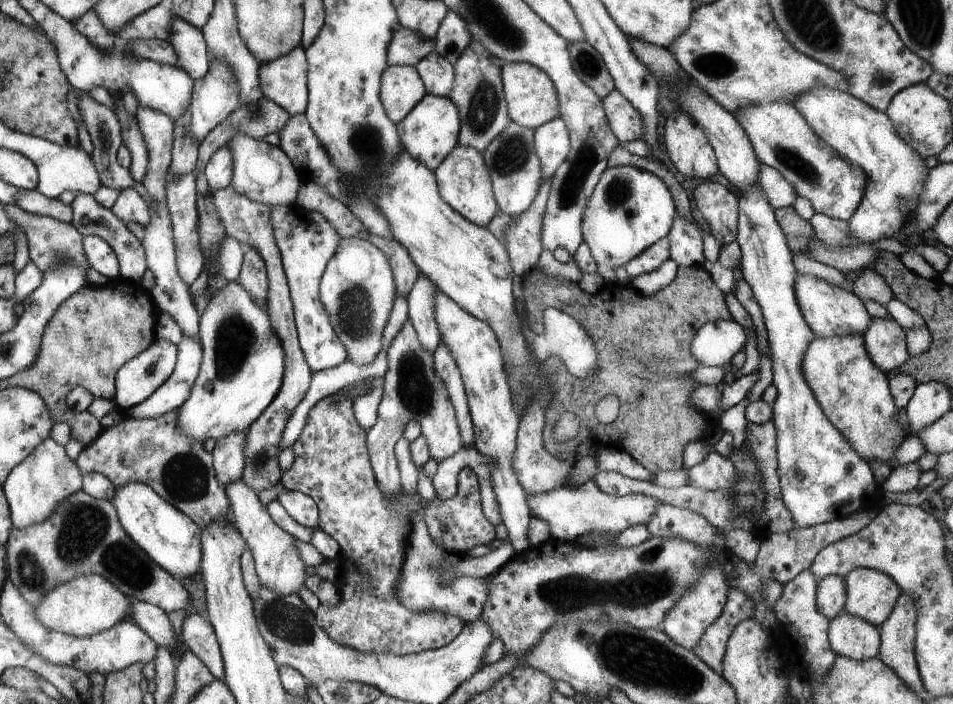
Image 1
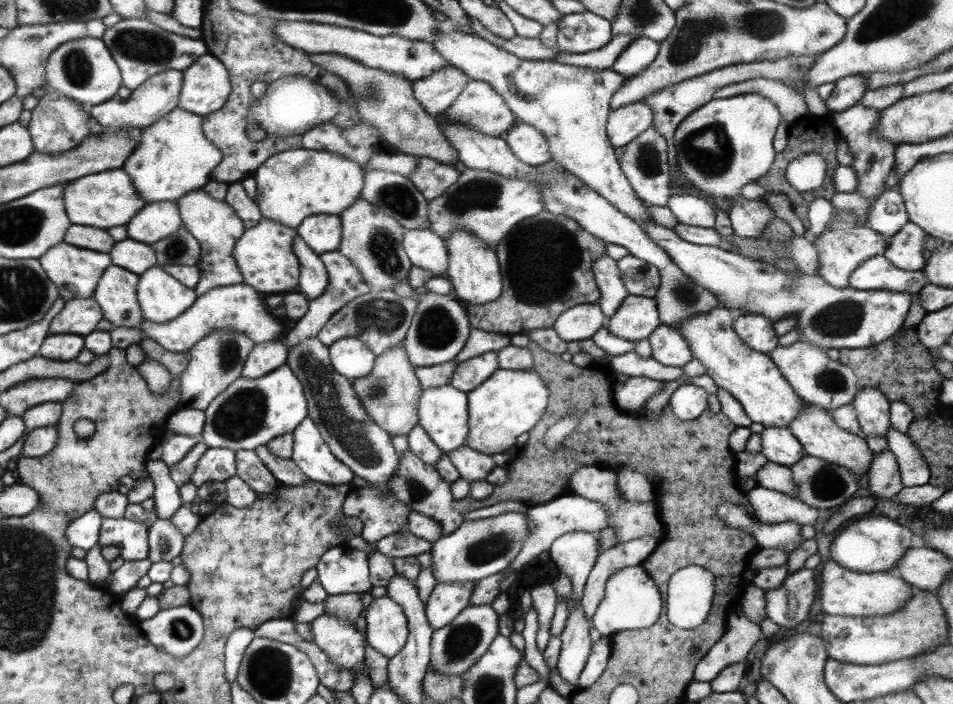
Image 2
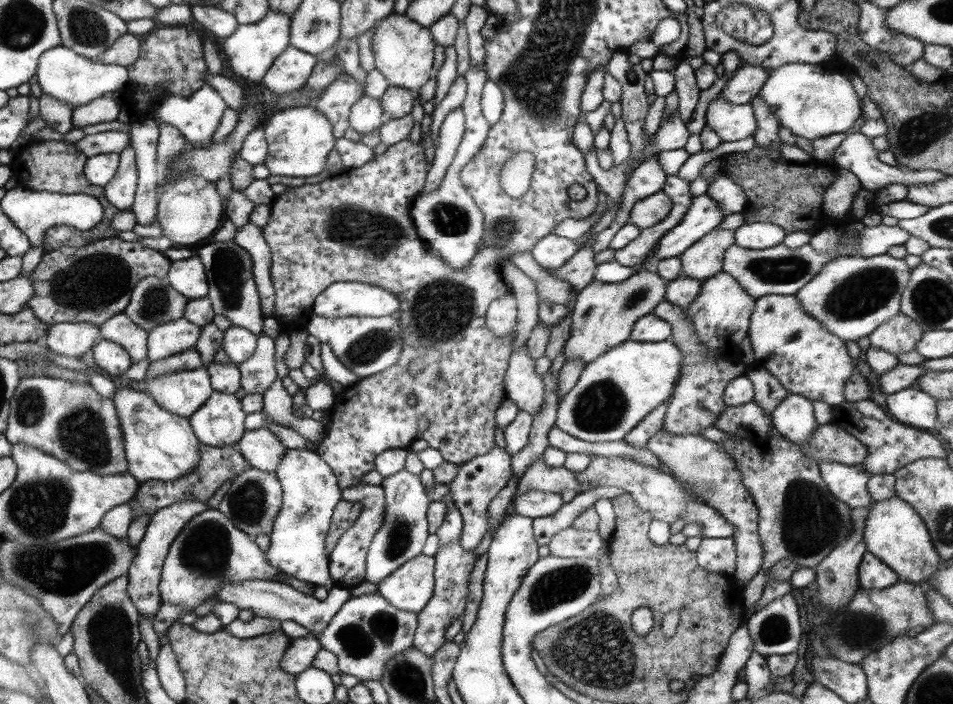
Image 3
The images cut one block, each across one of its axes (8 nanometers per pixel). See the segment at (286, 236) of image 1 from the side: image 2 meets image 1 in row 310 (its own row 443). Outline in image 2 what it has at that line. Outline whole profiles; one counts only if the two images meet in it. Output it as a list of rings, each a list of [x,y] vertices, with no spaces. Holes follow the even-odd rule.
[[[305,418],[297,430],[293,430],[293,458],[291,462],[309,482],[319,482],[327,486],[355,484],[355,476],[347,466],[343,466],[337,456],[331,454],[319,428],[313,420]]]

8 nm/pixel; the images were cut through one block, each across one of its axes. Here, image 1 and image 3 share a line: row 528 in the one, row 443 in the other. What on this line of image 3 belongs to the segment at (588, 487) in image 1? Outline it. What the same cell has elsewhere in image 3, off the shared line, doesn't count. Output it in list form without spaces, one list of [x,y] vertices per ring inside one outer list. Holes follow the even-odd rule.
[[[551,428],[549,430],[549,446],[551,448],[557,448],[565,454],[569,452],[591,452],[593,456],[605,456],[605,458],[625,458],[625,460],[633,460],[637,464],[643,464],[643,466],[651,466],[651,468],[657,468],[661,470],[663,474],[669,474],[661,468],[661,464],[657,462],[657,458],[653,456],[653,452],[649,452],[647,448],[633,448],[629,446],[625,440],[617,440],[617,442],[583,442],[579,438],[573,438],[569,434],[565,434],[563,430],[559,428]]]

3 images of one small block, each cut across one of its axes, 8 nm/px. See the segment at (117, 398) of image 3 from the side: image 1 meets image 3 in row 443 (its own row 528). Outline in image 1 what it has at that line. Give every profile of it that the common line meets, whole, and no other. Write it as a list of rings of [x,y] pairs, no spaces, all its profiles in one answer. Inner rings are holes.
[[[129,482],[113,490],[111,504],[117,508],[119,522],[123,524],[125,532],[133,538],[133,542],[137,542],[139,548],[145,550],[145,554],[151,556],[153,562],[161,564],[161,568],[167,570],[171,576],[185,578],[199,570],[203,554],[201,528],[189,516],[185,516],[177,506],[169,504],[159,492],[155,492],[147,484]]]

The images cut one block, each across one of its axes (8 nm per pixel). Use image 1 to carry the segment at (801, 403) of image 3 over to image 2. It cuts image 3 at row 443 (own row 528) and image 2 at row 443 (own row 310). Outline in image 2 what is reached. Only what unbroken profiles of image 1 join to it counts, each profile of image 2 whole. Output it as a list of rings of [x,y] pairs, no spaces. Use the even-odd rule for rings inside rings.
[[[765,428],[761,432],[761,454],[765,454],[767,462],[783,468],[791,468],[805,458],[803,446],[789,428]]]

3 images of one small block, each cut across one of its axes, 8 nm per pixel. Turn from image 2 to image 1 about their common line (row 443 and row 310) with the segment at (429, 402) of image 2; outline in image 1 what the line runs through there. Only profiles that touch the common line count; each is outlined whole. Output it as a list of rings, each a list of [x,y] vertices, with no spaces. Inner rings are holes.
[[[437,286],[433,294],[433,310],[435,310],[437,330],[441,334],[441,344],[449,348],[449,354],[453,356],[461,372],[461,380],[463,380],[463,388],[465,388],[465,396],[469,404],[469,414],[473,420],[473,432],[475,432],[473,448],[491,460],[491,480],[493,480],[493,490],[497,494],[501,522],[507,528],[507,542],[513,546],[515,556],[521,556],[523,552],[531,550],[531,544],[527,538],[531,510],[525,504],[525,490],[517,482],[517,476],[511,468],[513,452],[517,444],[515,430],[519,424],[519,416],[513,412],[513,400],[511,400],[497,336],[485,322],[465,312]]]

